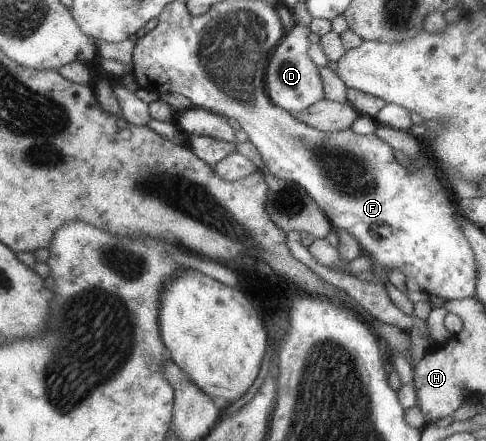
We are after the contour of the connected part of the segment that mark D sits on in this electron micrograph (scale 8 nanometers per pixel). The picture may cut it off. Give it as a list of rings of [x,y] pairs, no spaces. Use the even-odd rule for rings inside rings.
[[[296,24],[290,32],[286,33],[280,42],[272,49],[265,70],[265,89],[270,101],[277,107],[283,108],[290,114],[298,114],[318,101],[325,99],[323,80],[318,68],[308,56],[310,43],[309,27]]]

